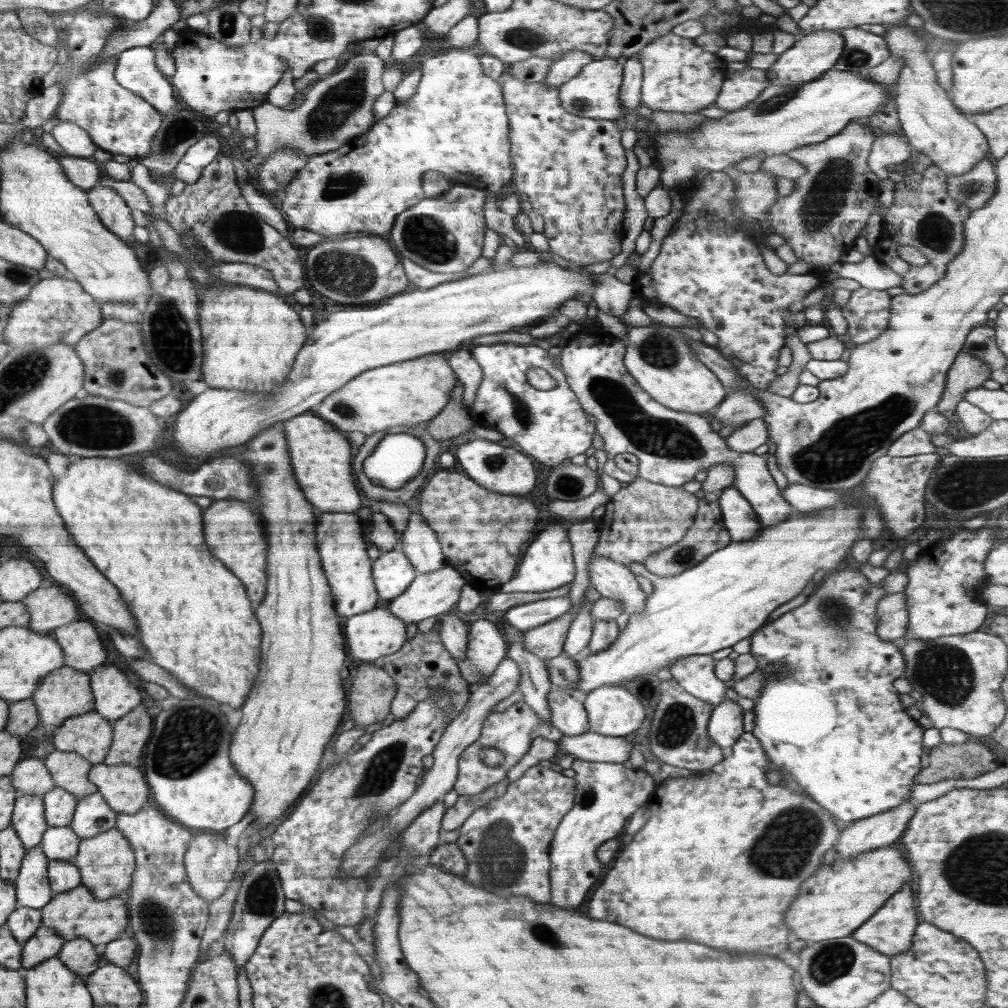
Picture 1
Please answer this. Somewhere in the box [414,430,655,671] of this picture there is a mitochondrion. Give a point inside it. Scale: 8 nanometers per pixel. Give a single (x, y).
(567, 485)

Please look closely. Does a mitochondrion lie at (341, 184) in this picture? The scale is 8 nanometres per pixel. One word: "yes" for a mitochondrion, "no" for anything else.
yes

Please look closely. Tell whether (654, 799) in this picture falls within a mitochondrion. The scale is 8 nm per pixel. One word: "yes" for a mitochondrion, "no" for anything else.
no

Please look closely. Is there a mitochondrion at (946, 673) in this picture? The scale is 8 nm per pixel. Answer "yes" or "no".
yes

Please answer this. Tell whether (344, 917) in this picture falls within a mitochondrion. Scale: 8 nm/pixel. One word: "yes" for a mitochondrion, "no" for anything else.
no

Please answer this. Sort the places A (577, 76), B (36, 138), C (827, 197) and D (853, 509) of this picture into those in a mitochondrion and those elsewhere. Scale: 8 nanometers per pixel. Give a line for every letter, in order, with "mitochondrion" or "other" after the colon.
A: other
B: other
C: mitochondrion
D: other

